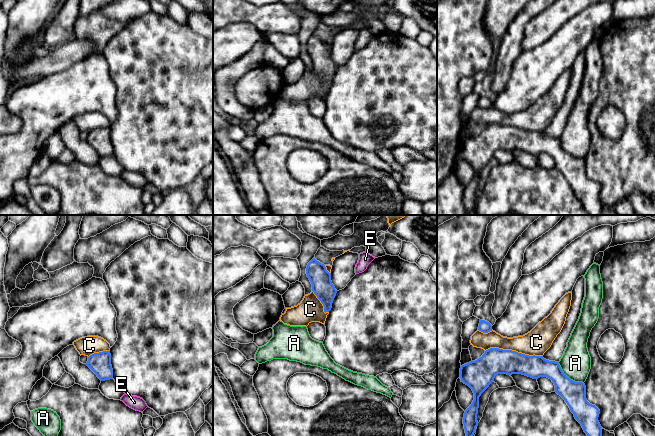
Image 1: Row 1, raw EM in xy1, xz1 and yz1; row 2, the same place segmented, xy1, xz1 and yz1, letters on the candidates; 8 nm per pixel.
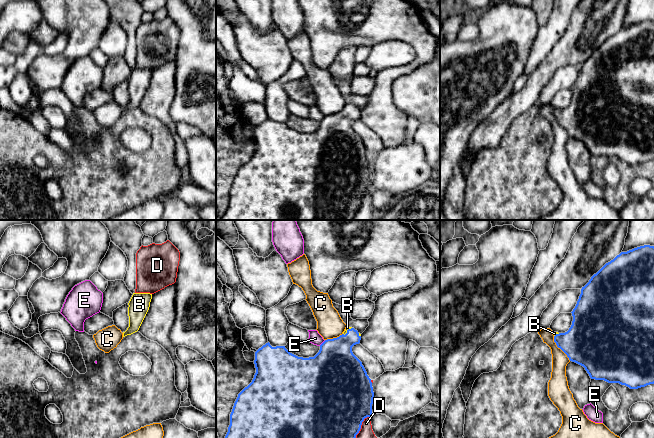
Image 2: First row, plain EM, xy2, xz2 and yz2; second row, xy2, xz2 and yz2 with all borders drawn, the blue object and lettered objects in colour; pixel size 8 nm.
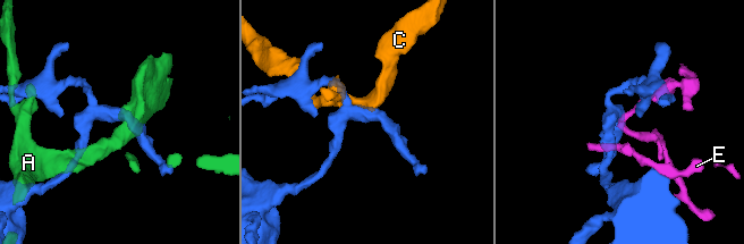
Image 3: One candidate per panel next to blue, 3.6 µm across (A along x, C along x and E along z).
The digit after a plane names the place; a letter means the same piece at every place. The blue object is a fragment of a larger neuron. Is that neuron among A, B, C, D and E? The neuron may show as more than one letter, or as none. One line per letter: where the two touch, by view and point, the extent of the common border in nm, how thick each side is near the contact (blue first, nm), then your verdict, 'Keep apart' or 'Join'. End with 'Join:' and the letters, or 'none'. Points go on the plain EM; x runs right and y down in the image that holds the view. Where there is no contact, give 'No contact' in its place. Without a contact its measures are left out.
A: Touches blue at yz1 (568, 153). Shared border 280 nm. Thickness 190 nm (blue) against 240 nm. Keep apart
B: Touches blue at xz2 (347, 107). Shared border 90 nm. Thickness 300 nm (blue) against 20 nm. Join
C: Touches blue at yz1 (514, 127). Shared border 460 nm. Thickness 220 nm (blue) against 200 nm. Keep apart
D: Touches blue at xz2 (360, 204). Shared border 260 nm. Thickness 500 nm (blue) against 180 nm. Keep apart
E: Touches blue at xz2 (323, 118). Shared border 70 nm. Thickness 400 nm (blue) against 100 nm. Keep apart
Join: B

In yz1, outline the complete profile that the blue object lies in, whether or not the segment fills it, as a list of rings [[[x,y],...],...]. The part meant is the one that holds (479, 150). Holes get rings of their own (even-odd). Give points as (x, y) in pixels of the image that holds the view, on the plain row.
[[[499,124],[486,126],[480,134],[460,144],[461,158],[468,161],[474,169],[474,176],[463,193],[466,215],[474,211],[478,202],[479,173],[498,150],[522,150],[533,155],[551,155],[555,168],[565,176],[587,212],[590,215],[603,215],[602,203],[598,197],[600,186],[587,177],[583,158],[575,158],[567,153],[558,138],[546,136],[543,132],[529,132]]]

